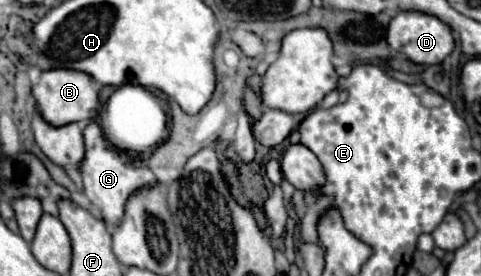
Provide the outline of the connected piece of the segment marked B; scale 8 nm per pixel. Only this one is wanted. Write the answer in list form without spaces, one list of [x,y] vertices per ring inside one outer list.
[[[66,68],[44,70],[40,76],[40,82],[32,88],[32,96],[34,96],[42,116],[54,126],[96,118],[98,110],[100,110],[98,84],[86,72],[80,72],[80,70],[66,70]]]

